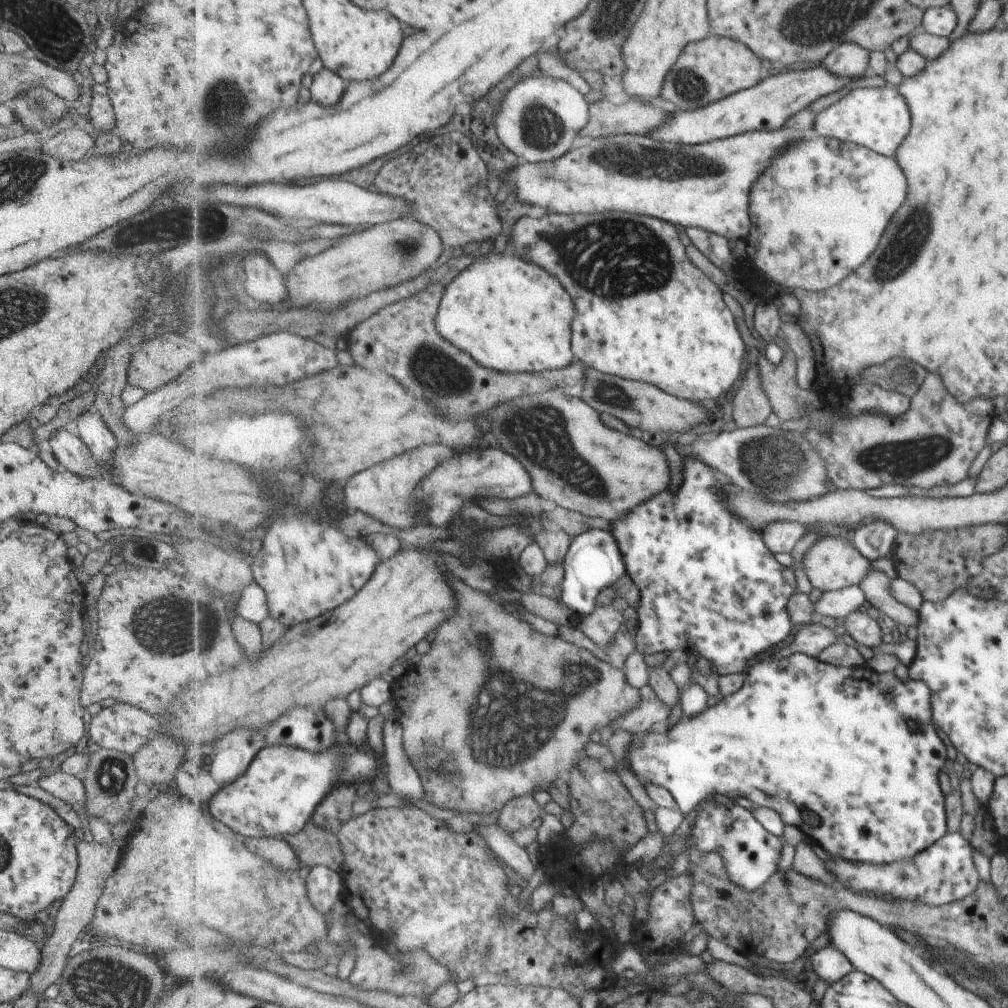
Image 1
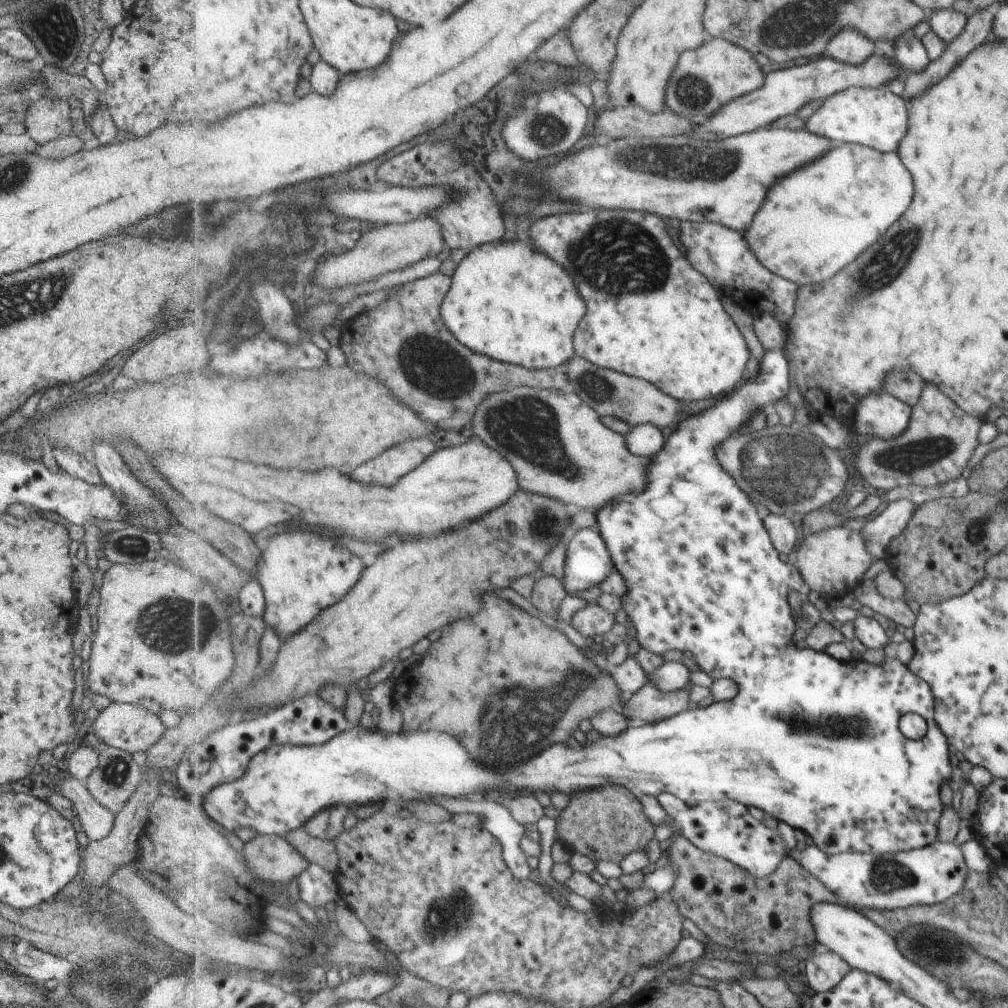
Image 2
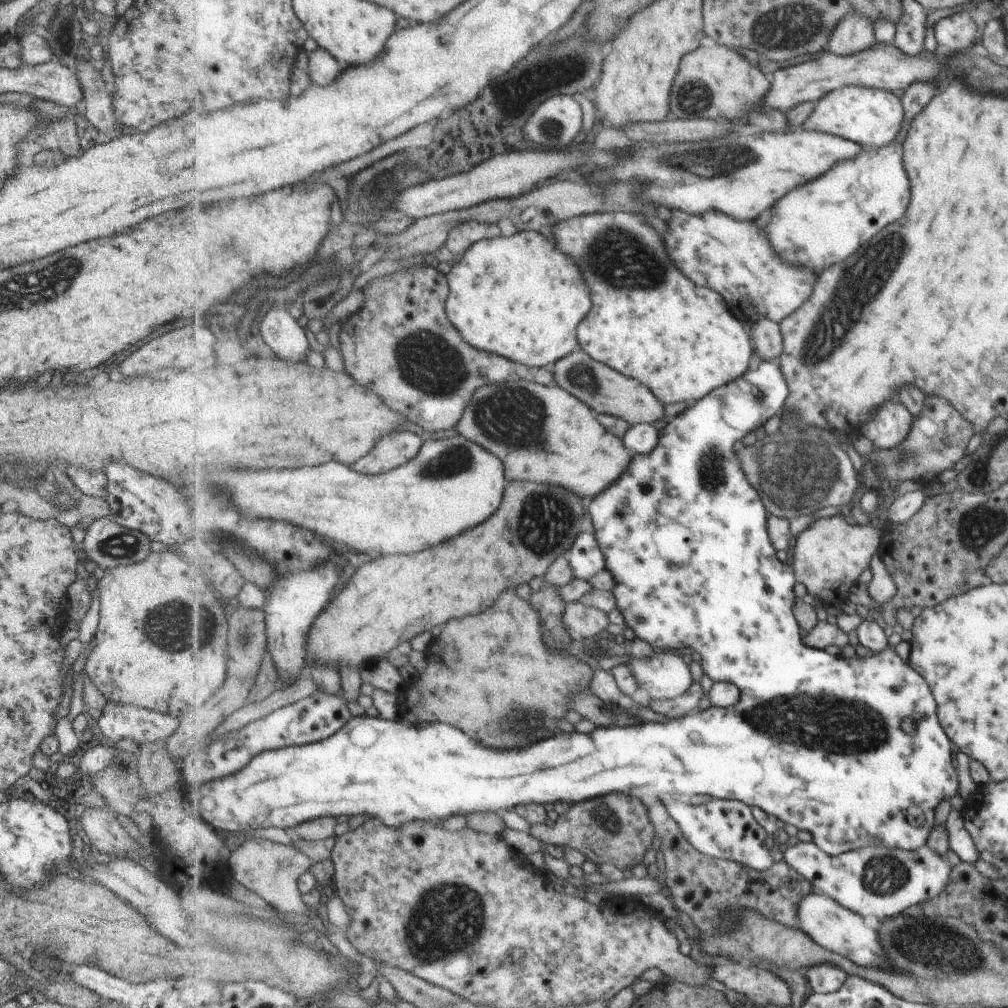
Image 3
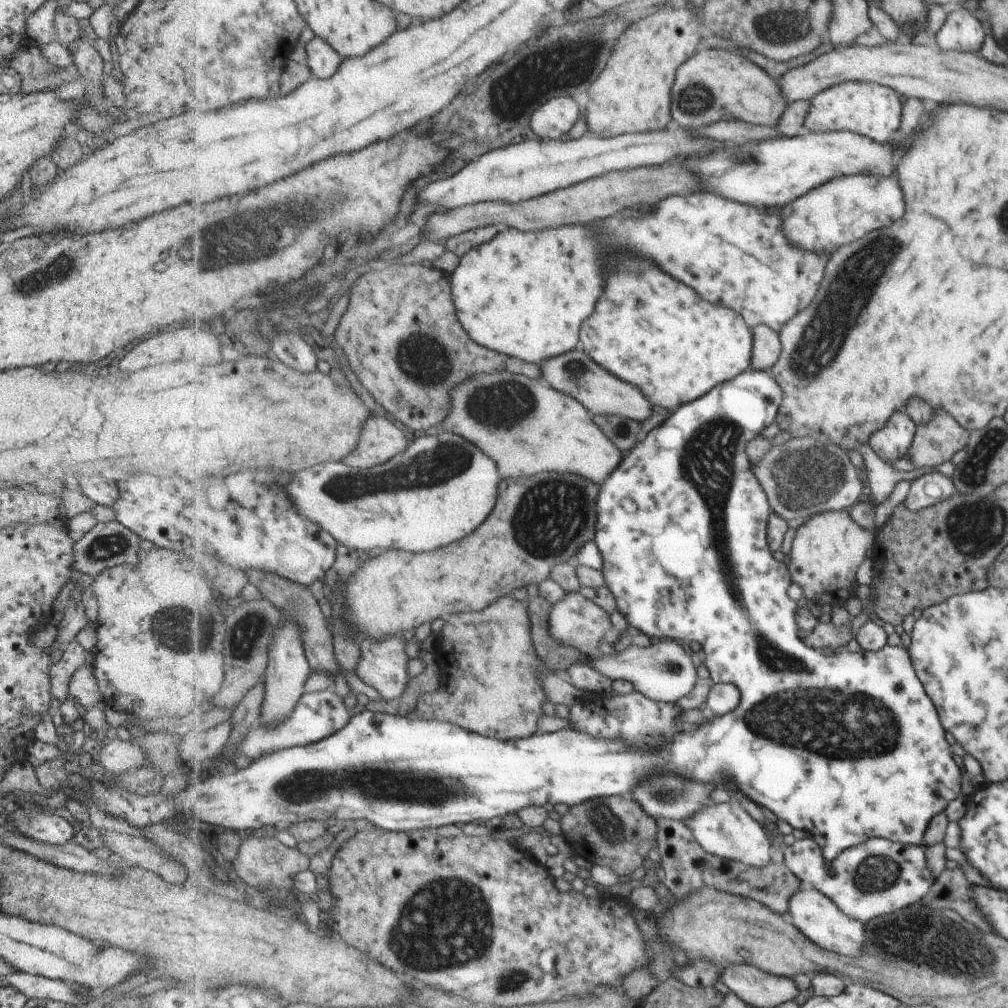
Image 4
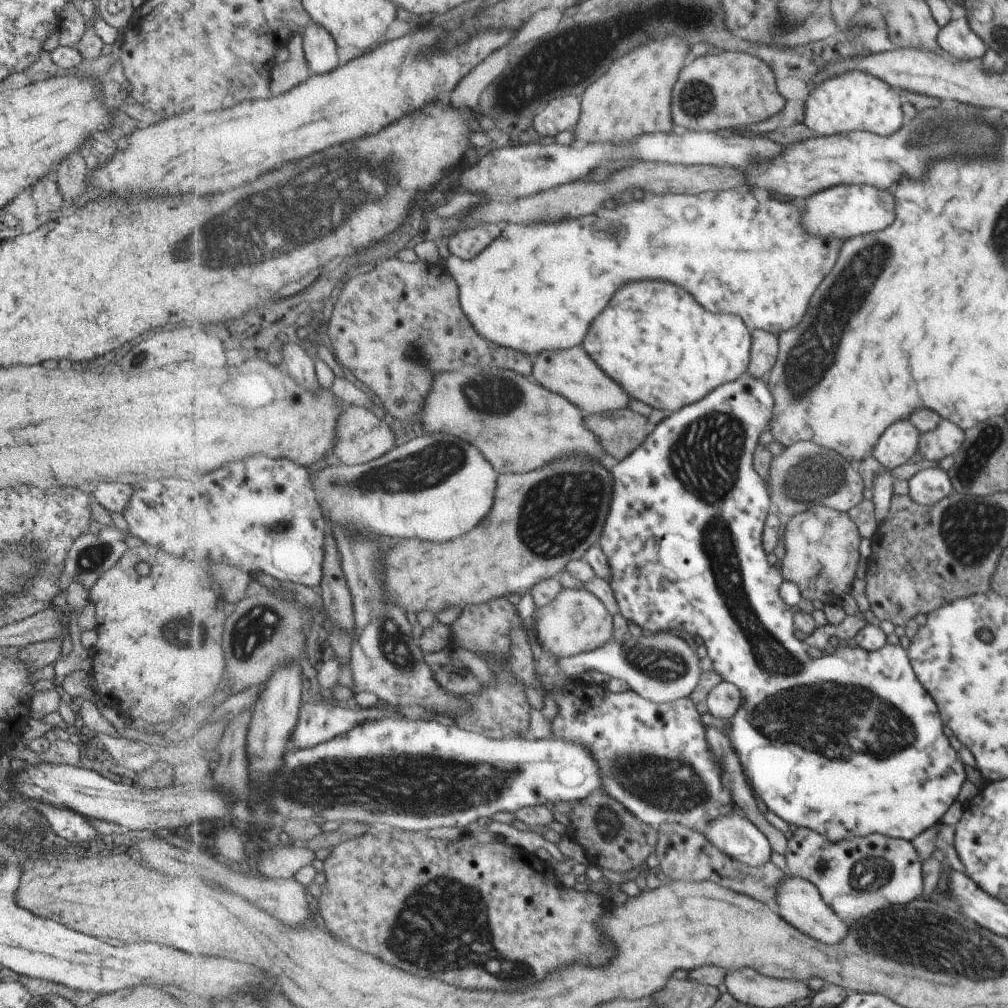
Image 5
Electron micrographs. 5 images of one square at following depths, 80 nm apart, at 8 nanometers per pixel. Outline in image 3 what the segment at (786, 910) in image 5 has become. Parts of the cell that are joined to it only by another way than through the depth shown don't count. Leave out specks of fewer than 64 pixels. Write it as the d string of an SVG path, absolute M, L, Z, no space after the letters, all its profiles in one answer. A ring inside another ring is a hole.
M815 890L804 896L799 903L796 926L803 929L815 942L831 952L850 958L853 962L867 967L892 967L878 941L878 928L875 920L856 915L852 910L841 906L834 898Z

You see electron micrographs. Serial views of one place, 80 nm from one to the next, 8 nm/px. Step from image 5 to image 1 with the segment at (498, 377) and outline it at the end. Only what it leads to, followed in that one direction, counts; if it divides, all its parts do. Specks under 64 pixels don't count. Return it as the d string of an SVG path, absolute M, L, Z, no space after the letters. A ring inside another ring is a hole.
M550 390L541 394L521 396L511 402L503 402L489 410L489 430L501 448L513 454L531 474L535 484L535 494L549 505L557 505L592 517L601 517L613 522L629 508L639 506L643 500L667 490L671 482L671 470L665 454L659 447L651 448L641 438L623 434L608 427L602 421L601 413L581 397L563 394L560 390Z

